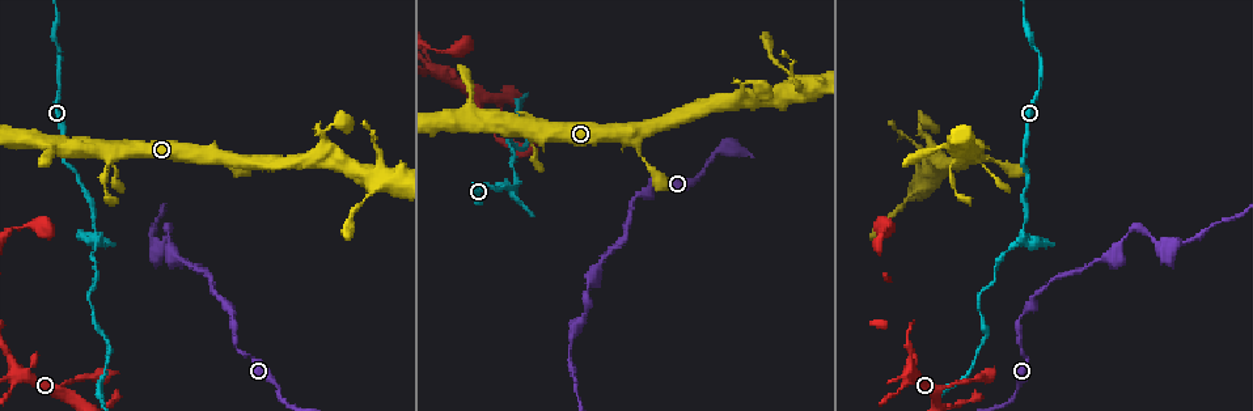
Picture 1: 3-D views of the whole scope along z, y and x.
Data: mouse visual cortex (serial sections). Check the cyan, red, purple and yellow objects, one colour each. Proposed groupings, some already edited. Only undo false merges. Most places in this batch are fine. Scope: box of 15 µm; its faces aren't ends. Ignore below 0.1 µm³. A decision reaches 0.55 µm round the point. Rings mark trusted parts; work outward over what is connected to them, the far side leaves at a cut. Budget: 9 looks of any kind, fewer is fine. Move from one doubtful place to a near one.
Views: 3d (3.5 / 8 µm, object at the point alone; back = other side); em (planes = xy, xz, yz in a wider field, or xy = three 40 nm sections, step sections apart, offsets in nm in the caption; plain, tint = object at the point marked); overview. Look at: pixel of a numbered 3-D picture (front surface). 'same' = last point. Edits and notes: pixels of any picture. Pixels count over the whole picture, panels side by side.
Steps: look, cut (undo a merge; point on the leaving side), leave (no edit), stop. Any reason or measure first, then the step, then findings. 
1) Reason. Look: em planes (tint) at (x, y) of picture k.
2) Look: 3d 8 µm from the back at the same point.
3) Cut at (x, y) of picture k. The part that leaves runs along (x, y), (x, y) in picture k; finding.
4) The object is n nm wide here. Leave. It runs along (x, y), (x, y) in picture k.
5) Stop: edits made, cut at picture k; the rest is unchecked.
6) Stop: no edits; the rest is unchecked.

Sharp bend. Look: 3d 8 µm at (335, 125) of picture 1.

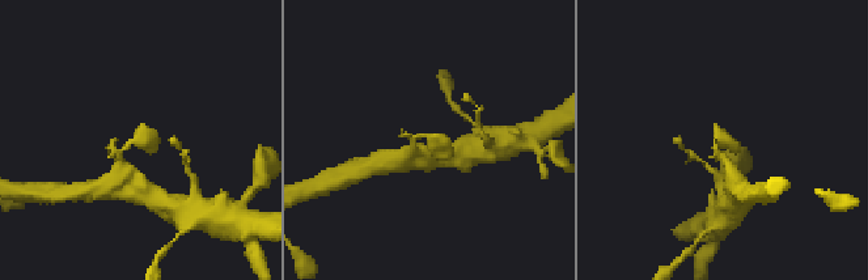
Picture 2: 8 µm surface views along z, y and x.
Zoom in. Look: 3d 3.5 µm at (130, 140) of picture 2.

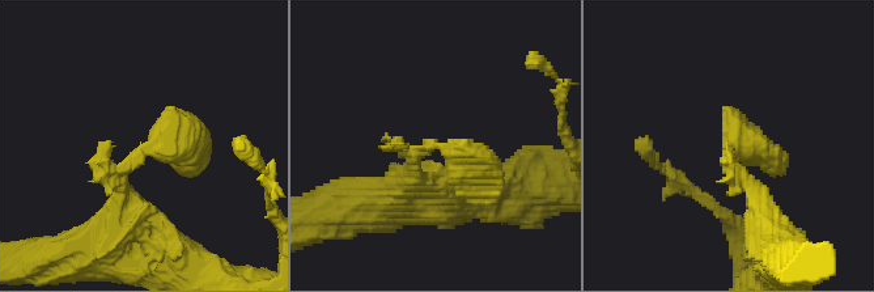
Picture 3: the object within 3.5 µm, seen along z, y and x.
Shape alone is not enough. Look: em xy step 2 (tint) at (442, 148) of picture 3.

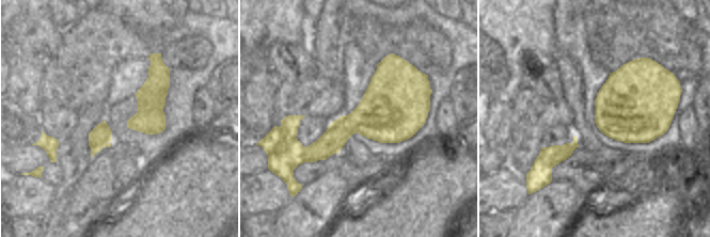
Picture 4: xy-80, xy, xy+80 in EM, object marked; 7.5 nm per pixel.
Leave. It runs along (152, 57), (155, 90), (147, 131) in picture 4; continuous, no second cell.

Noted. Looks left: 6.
Look: 3d 3.5 µm at (514, 185) of picture 1.

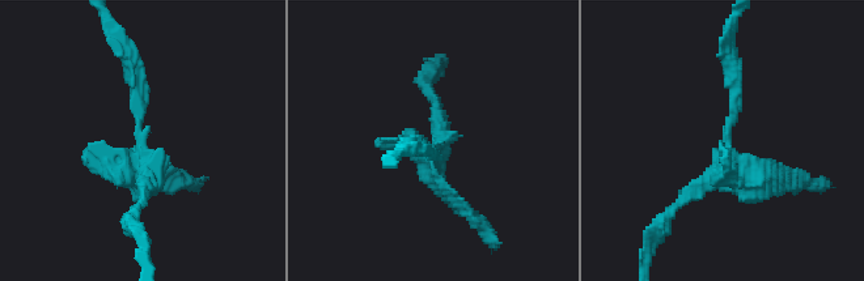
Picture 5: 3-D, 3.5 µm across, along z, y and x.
Look: em xy step 5 (tint) at (141, 135) of picture 5.

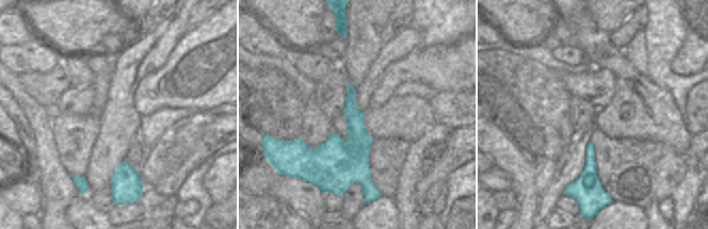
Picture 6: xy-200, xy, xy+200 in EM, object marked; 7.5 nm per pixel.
Look: em xy step 1 (tint) at the same point.

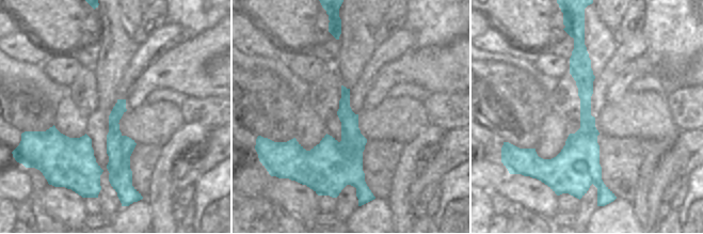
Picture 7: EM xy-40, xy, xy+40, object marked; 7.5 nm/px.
Cut at (766, 184) of picture 5. Two cells meet here.

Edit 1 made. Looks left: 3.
See it whole again. Look: overview.

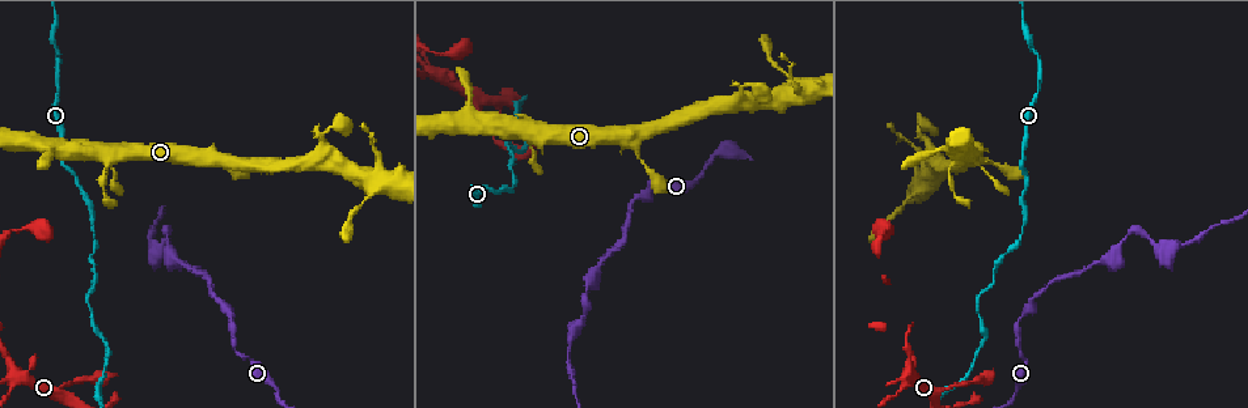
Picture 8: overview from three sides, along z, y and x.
Sharp bend. Look: 3d 3.5 µm at (586, 291) of picture 8.

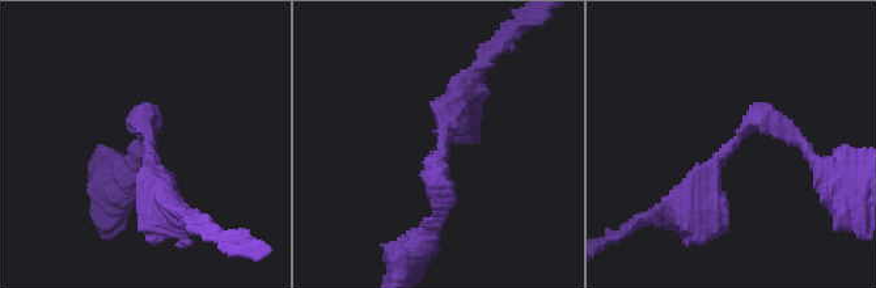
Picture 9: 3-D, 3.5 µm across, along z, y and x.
The arms are 200, 400 nm wide; need the tissue. Look: em xy step 3 (tint) at (740, 139) of picture 9.

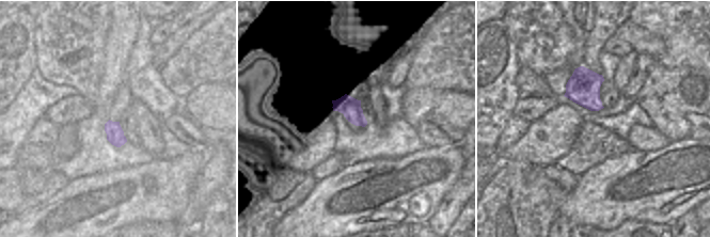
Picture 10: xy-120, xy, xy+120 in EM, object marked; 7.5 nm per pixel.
The object is 160 nm wide here. Leave. It runs along (688, 206), (750, 122), (808, 149) in picture 9; one cell here.

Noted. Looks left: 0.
Stop: edits made, cut at picture 5; the rest is unchecked.

